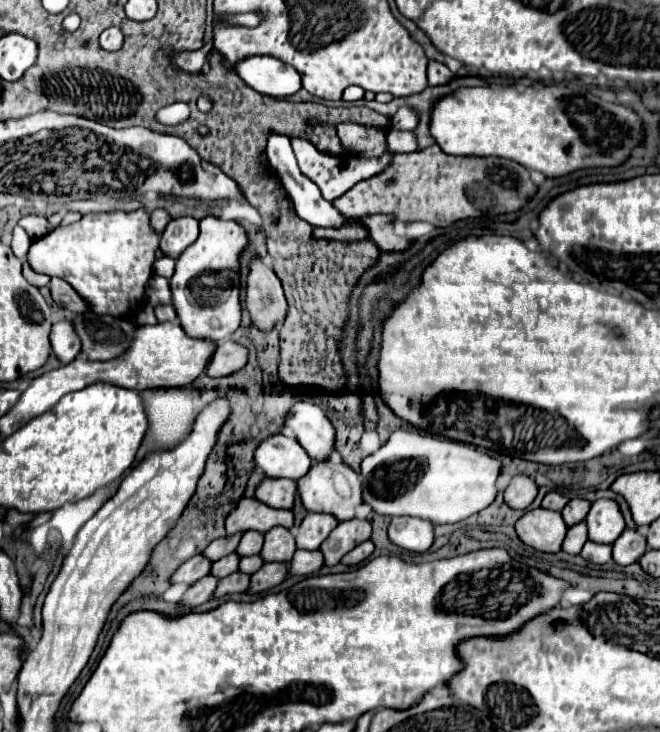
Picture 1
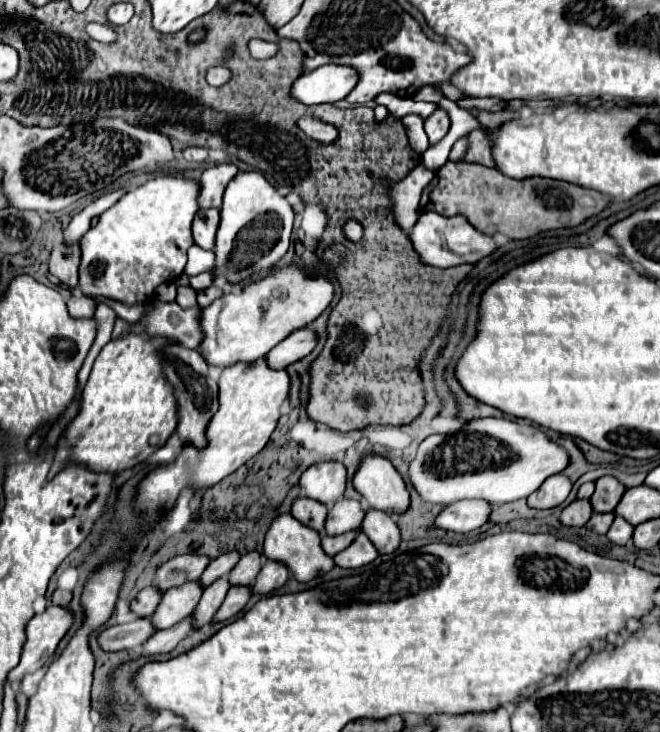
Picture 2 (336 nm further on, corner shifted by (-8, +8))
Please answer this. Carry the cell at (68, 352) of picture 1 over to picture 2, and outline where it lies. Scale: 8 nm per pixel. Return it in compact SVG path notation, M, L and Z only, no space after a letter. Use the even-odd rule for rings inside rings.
M74 293L68 301L68 311L72 317L94 317L96 301L82 293Z

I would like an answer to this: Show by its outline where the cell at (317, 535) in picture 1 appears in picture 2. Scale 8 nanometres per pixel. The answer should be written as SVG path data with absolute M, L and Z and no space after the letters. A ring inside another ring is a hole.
M340 499L330 509L322 535L342 535L346 531L358 531L362 525L364 513L366 513L366 509L362 509L360 501Z

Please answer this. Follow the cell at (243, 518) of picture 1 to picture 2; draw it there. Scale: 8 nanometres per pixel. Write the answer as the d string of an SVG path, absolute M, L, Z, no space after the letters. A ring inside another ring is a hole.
M278 515L274 519L274 523L270 525L268 533L266 533L266 541L264 541L264 555L272 561L278 561L282 565L286 565L286 569L294 575L296 581L300 583L308 583L312 581L320 571L328 573L334 569L334 561L332 557L326 557L326 553L320 547L320 535L298 523L292 515Z

